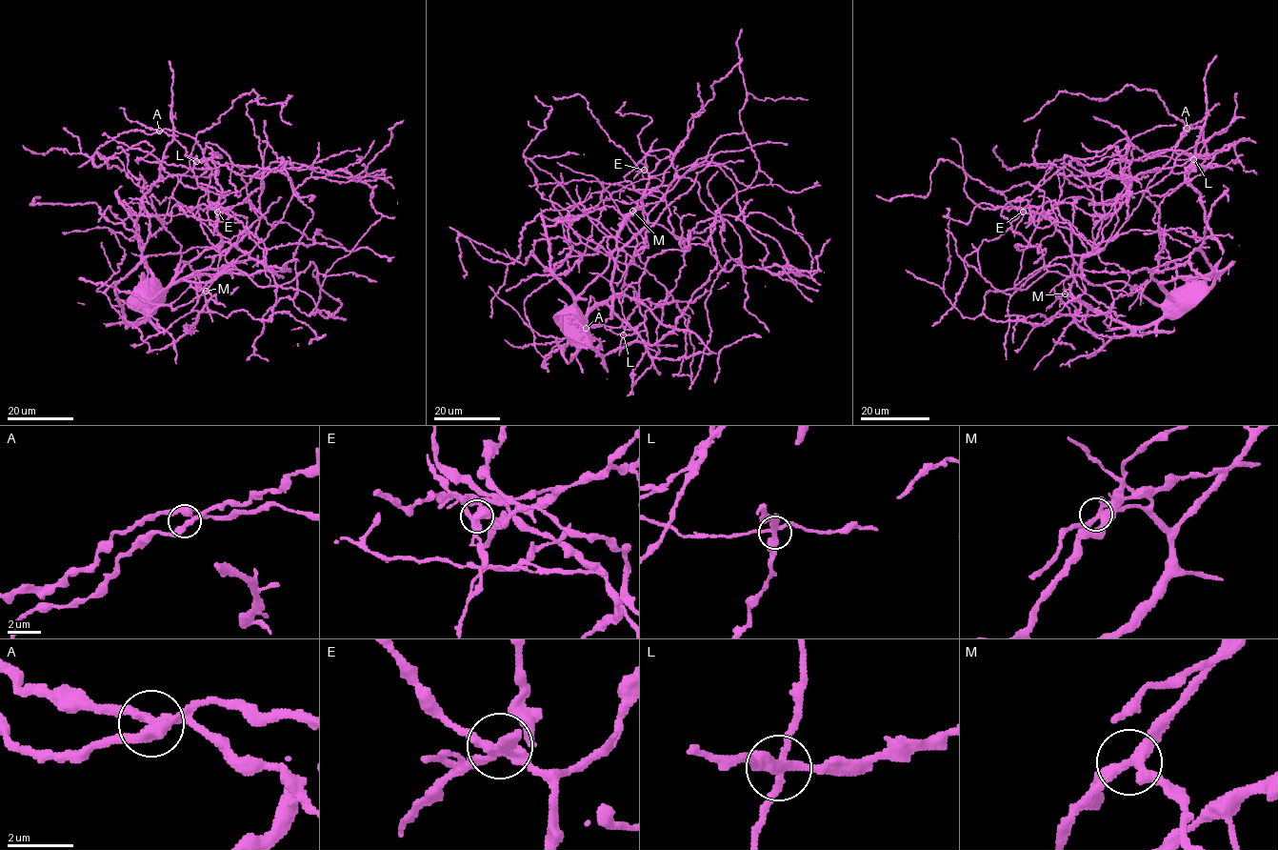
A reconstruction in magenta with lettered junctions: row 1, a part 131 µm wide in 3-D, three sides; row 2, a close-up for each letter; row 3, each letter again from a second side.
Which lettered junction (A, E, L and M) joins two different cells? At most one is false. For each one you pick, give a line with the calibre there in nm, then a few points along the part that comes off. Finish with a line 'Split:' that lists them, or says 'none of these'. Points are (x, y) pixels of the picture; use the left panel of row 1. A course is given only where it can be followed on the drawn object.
E: calibre 320 nm; course (217, 212), (218, 223), (213, 235)
Split: E

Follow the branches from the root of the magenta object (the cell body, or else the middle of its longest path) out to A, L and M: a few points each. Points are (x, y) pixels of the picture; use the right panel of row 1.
A: (1165, 302), (1153, 304), (1123, 281), (1090, 285), (1080, 263), (1099, 252), (1129, 216), (1187, 128)
L: (1165, 302), (1153, 304), (1123, 281), (1090, 285), (1077, 270), (1101, 224), (1101, 185), (1112, 164), (1193, 159)
M: (1165, 302), (1153, 304), (1123, 281), (1090, 285), (1080, 276), (1069, 276), (1064, 281), (1065, 293)

